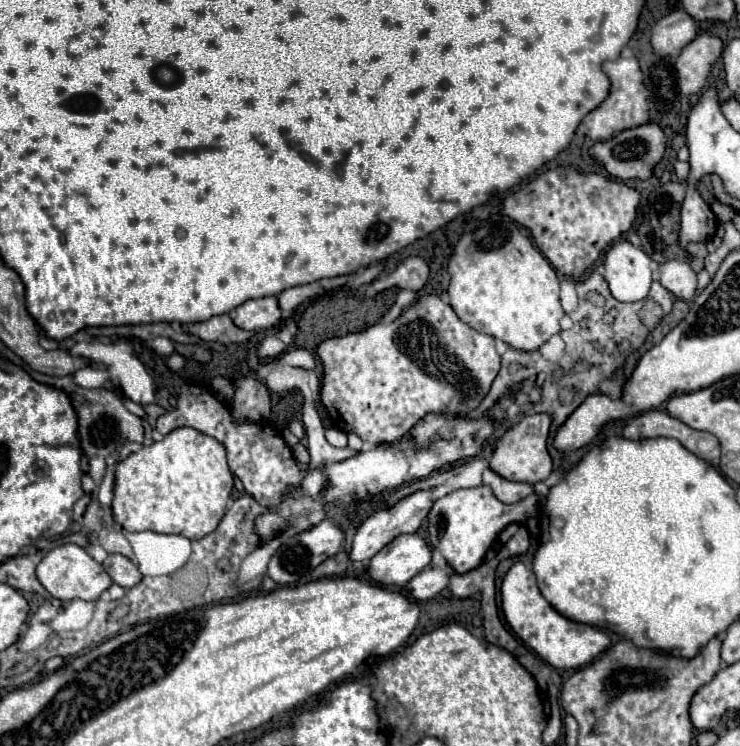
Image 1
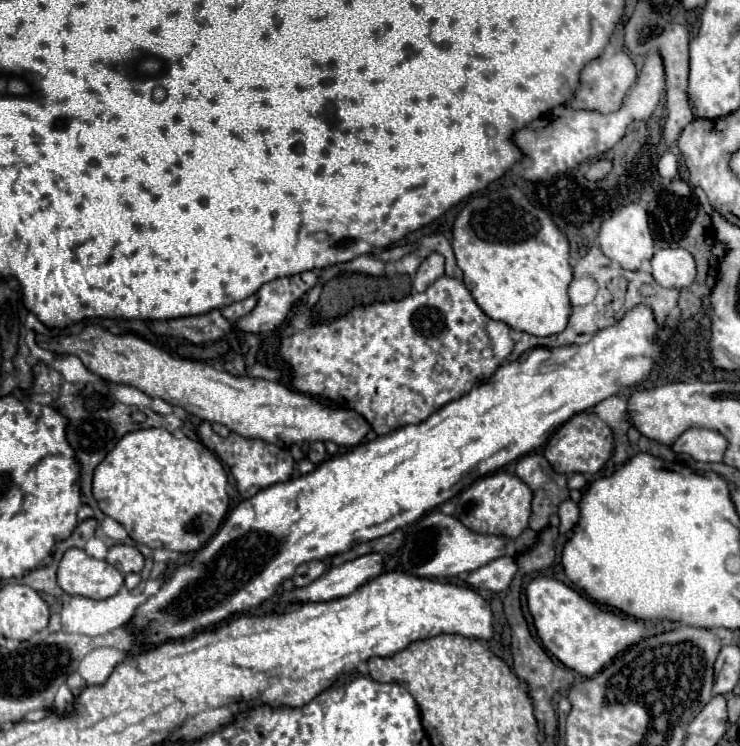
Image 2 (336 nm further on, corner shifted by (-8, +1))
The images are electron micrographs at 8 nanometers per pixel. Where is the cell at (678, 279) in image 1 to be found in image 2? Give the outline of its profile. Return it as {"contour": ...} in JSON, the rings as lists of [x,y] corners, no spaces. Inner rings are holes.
{"contour":[[[662,248],[652,256],[652,276],[664,288],[688,288],[696,278],[696,262],[684,248]]]}

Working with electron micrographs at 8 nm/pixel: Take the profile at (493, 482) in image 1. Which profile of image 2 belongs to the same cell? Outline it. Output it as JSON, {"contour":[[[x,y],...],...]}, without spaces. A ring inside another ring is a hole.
{"contour":[[[528,454],[520,458],[514,466],[514,474],[528,484],[534,494],[530,528],[540,532],[548,526],[550,514],[554,514],[562,500],[568,498],[566,476],[556,474],[552,466],[540,454]]]}

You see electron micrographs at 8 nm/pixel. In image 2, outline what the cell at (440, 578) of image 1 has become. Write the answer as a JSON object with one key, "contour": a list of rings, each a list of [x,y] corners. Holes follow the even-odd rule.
{"contour":[[[496,558],[496,562],[488,562],[488,566],[480,566],[480,570],[472,570],[472,574],[466,576],[466,584],[480,590],[492,590],[502,592],[510,586],[512,578],[516,574],[516,562],[514,558]]]}

